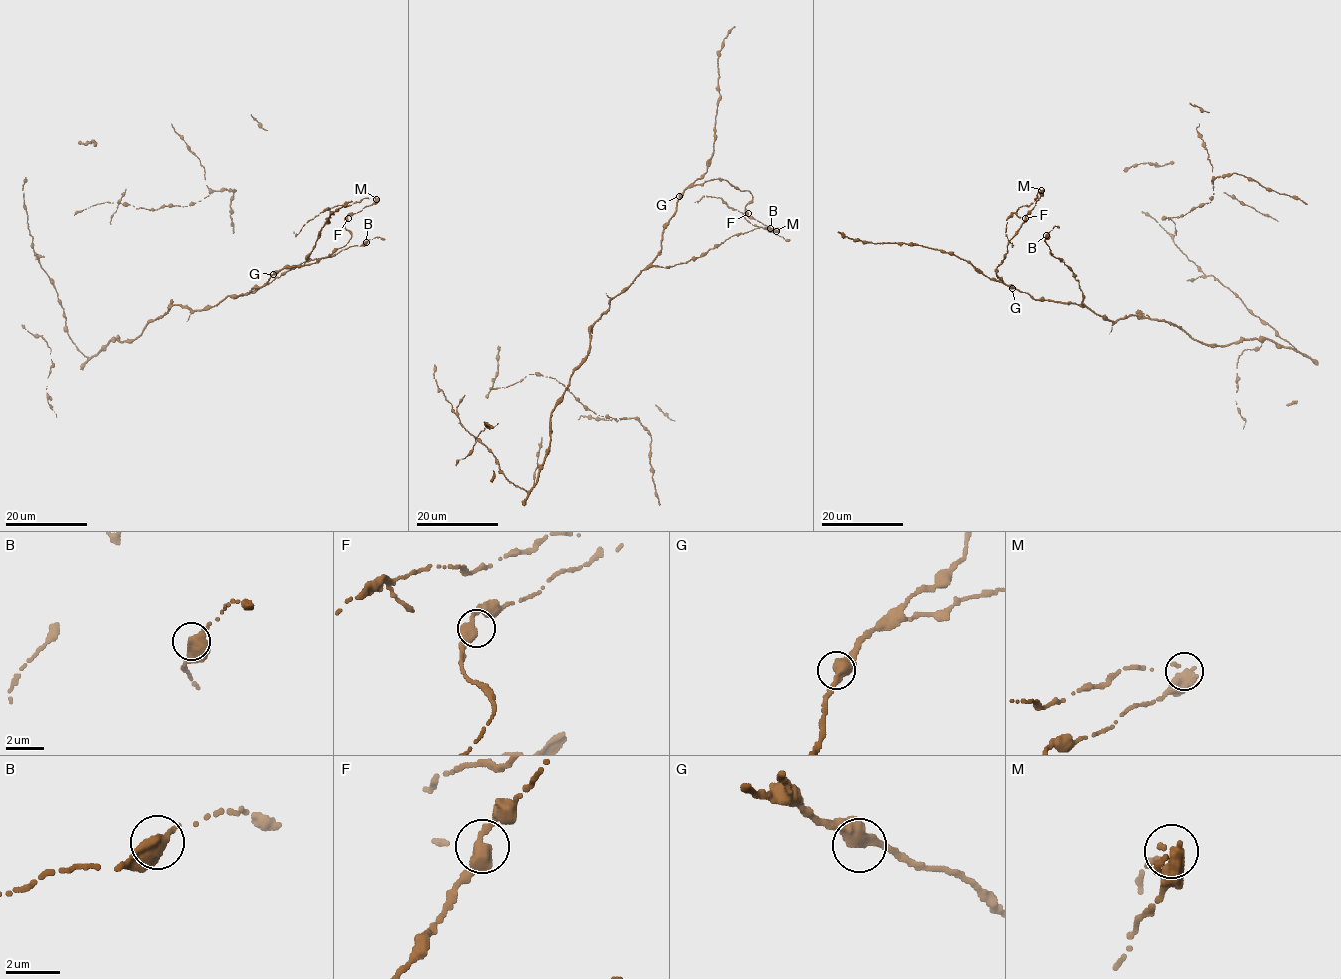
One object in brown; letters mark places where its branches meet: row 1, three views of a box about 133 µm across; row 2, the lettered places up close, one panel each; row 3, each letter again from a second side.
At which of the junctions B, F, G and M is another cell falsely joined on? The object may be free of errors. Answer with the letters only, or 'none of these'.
M

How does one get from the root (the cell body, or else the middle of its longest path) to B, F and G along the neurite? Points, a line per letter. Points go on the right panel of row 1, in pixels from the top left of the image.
B: (1249, 339), (1202, 344), (1166, 321), (1103, 319), (1082, 304), (1079, 281), (1051, 255), (1046, 235)
F: (1249, 339), (1202, 344), (1166, 321), (1129, 314), (1111, 321), (1086, 306), (1011, 288), (996, 267), (1025, 218)
G: (1249, 339), (1221, 346), (1202, 344), (1166, 321), (1129, 314), (1111, 321), (1086, 306), (1034, 300), (1012, 288)

